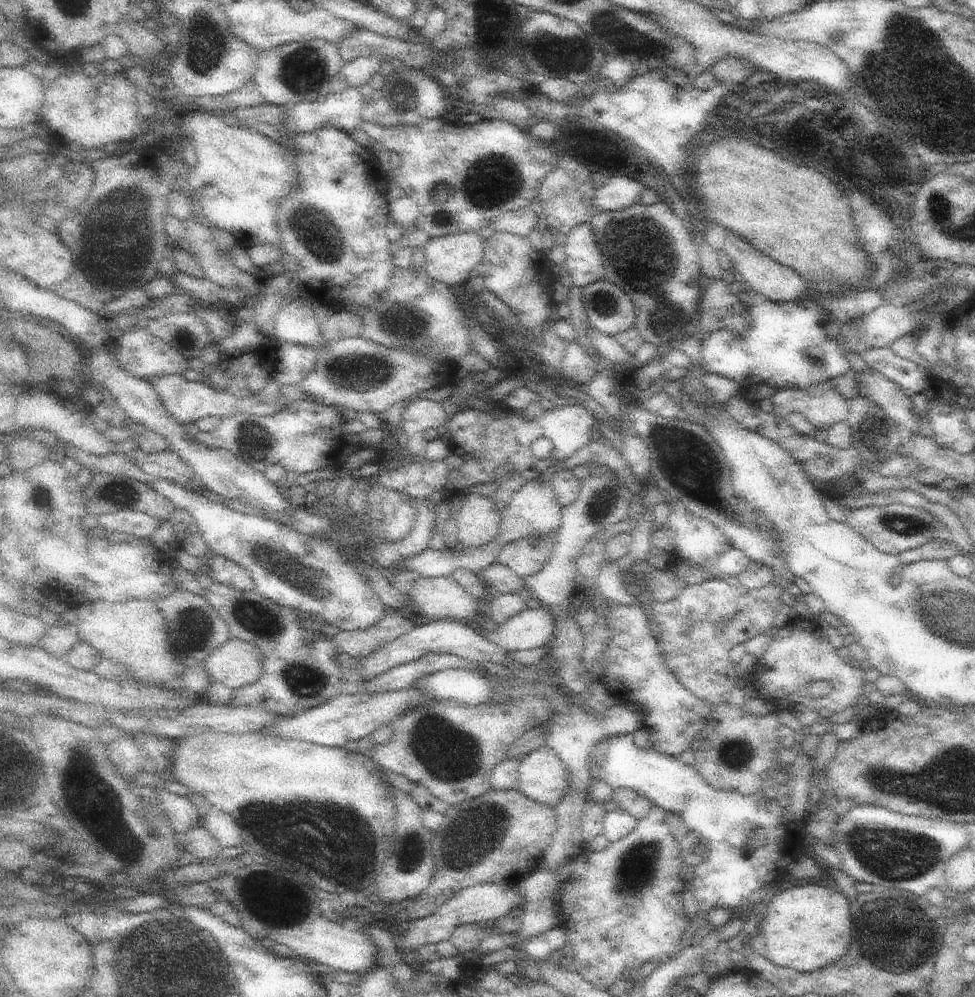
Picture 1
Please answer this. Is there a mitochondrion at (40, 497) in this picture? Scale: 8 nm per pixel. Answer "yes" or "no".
no

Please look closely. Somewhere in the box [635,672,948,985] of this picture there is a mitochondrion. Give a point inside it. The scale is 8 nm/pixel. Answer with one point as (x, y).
(893, 931)

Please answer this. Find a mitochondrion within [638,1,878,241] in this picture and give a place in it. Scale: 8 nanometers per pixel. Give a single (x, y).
(846, 37)

